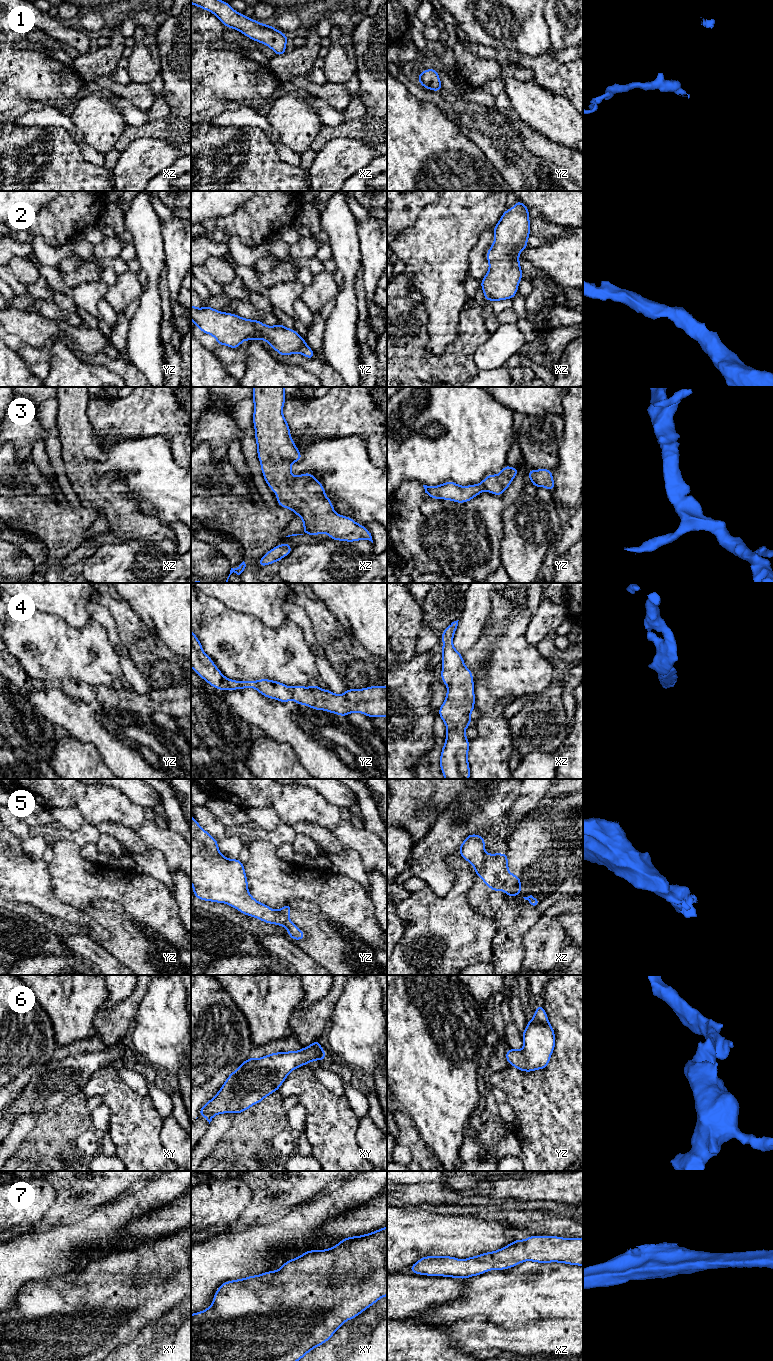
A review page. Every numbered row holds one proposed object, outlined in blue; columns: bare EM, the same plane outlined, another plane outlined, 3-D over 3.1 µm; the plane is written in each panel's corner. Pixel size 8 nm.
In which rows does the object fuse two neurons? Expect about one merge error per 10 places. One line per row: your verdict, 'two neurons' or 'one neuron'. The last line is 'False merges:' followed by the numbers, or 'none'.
1: one neuron
2: one neuron
3: one neuron
4: one neuron
5: two neurons
6: one neuron
7: one neuron
False merges: 5

